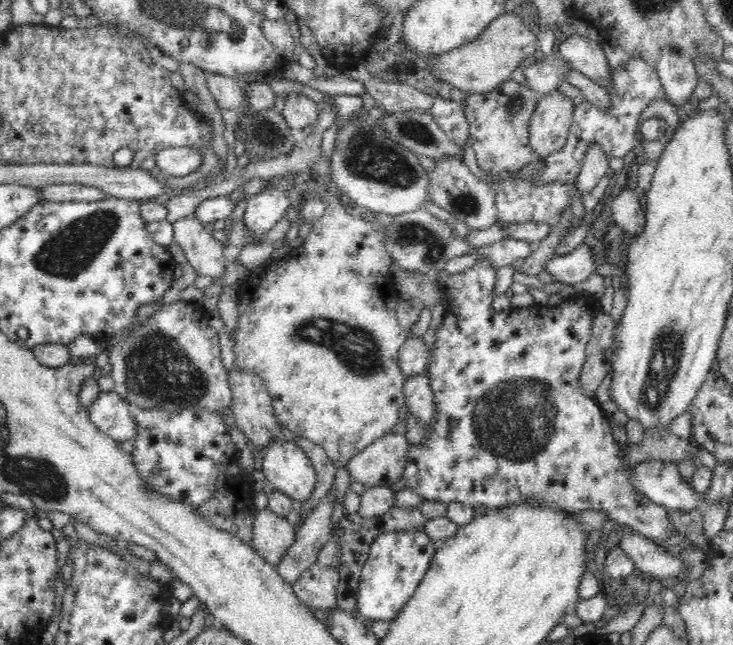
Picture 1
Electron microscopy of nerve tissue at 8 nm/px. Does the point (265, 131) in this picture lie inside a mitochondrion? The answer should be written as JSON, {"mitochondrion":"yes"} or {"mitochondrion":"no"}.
{"mitochondrion":"yes"}

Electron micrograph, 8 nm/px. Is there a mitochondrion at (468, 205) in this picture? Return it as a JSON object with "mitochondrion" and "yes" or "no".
{"mitochondrion":"yes"}

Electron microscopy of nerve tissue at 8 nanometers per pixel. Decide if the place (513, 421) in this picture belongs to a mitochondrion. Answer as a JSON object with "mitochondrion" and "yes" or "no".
{"mitochondrion":"yes"}

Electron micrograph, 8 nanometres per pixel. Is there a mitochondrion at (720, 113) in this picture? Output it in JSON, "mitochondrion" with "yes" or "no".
{"mitochondrion":"no"}

